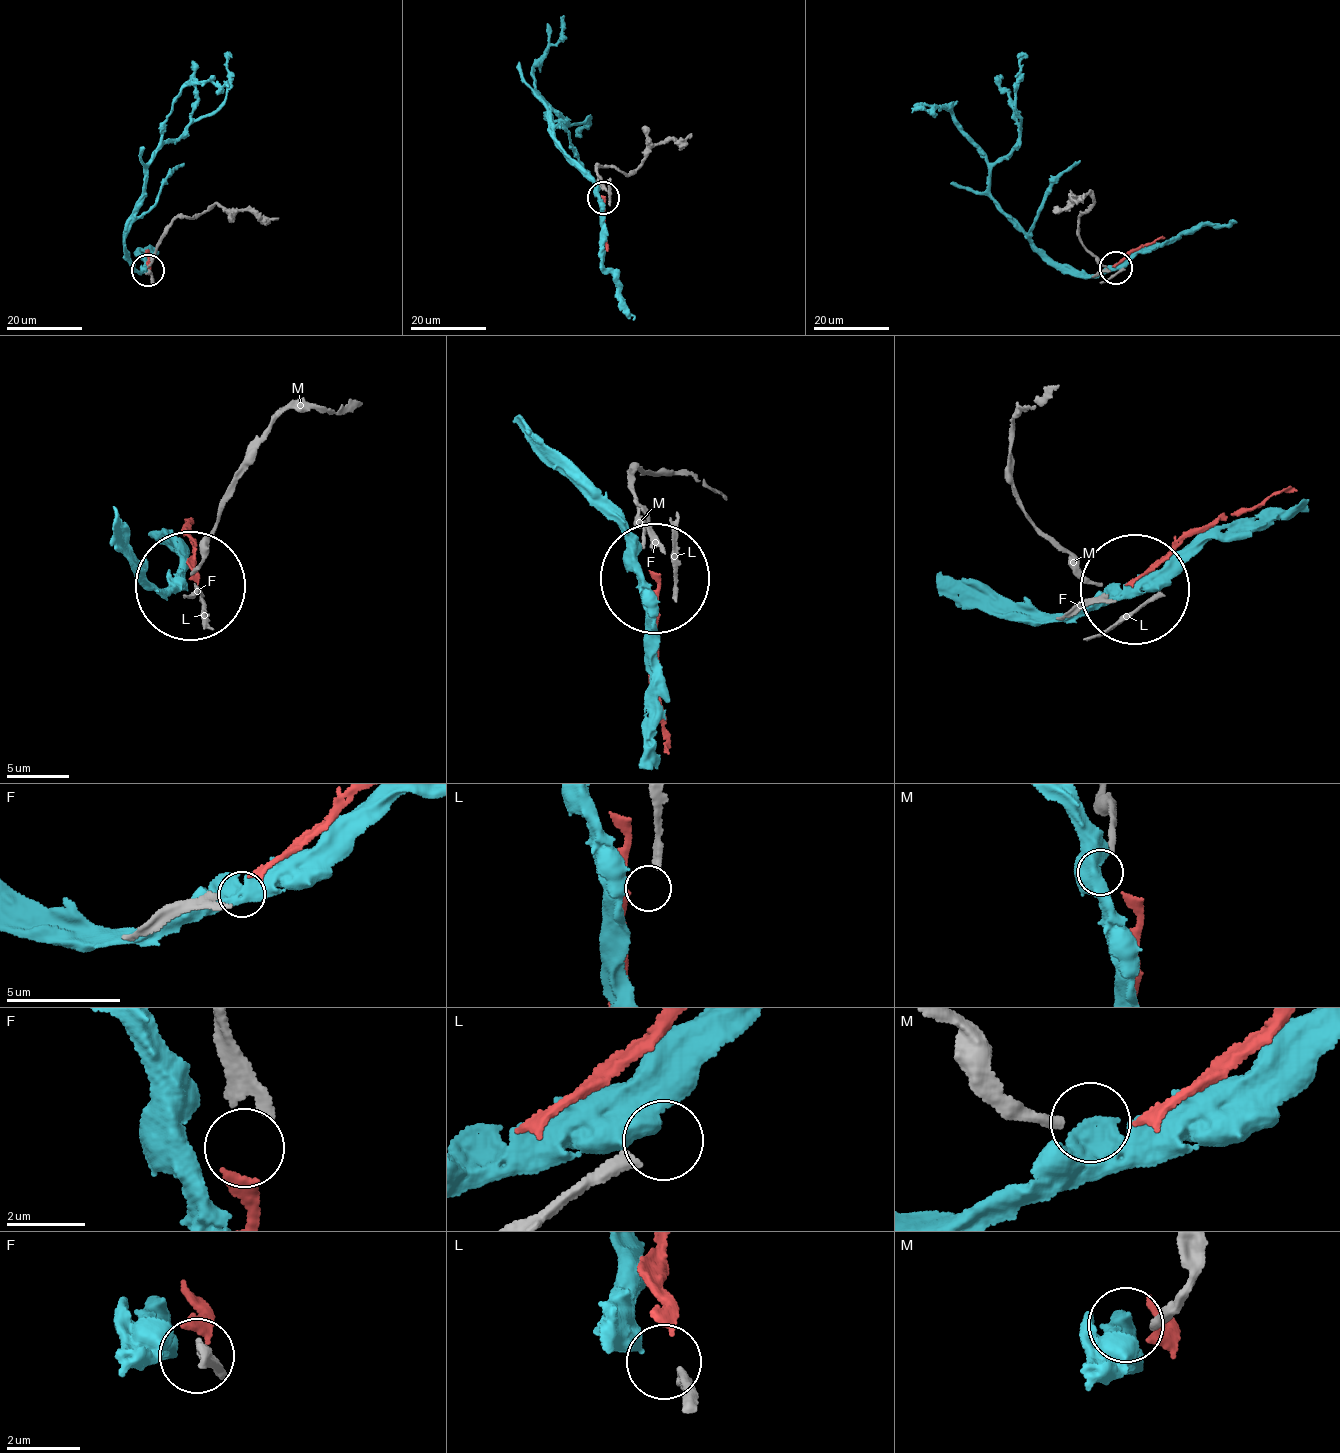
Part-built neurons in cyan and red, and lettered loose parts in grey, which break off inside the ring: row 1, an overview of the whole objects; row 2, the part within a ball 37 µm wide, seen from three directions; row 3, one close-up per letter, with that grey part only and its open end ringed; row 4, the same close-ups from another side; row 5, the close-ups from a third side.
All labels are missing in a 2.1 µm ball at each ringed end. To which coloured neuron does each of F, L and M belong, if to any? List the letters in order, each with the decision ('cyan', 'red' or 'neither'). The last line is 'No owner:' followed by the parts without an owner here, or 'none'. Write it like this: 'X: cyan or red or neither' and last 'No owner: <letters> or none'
F: red
L: neither
M: cyan
No owner: L

